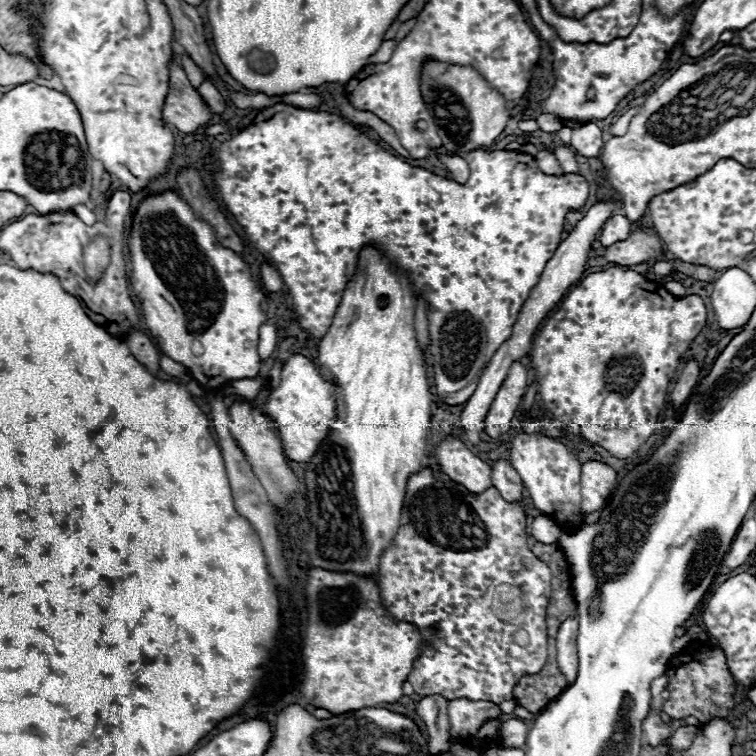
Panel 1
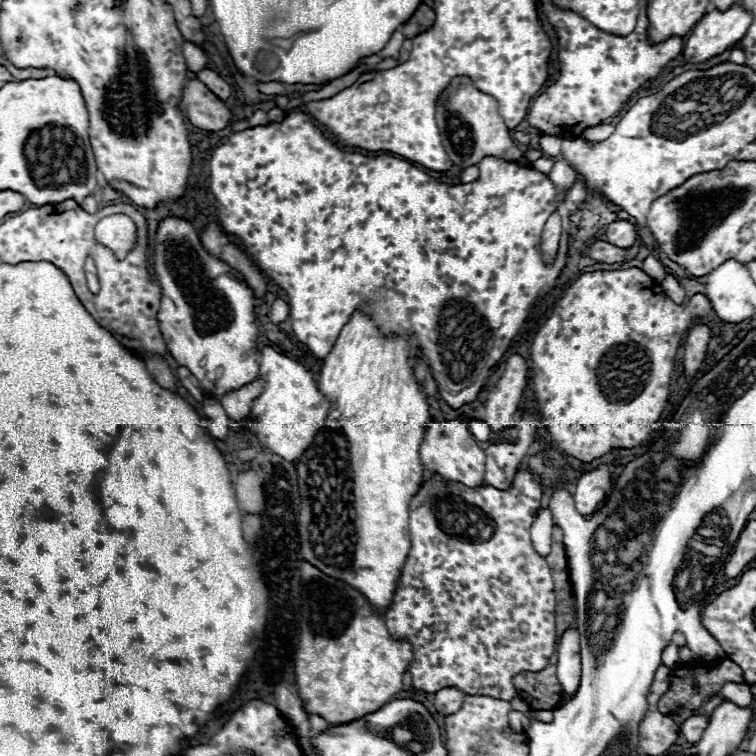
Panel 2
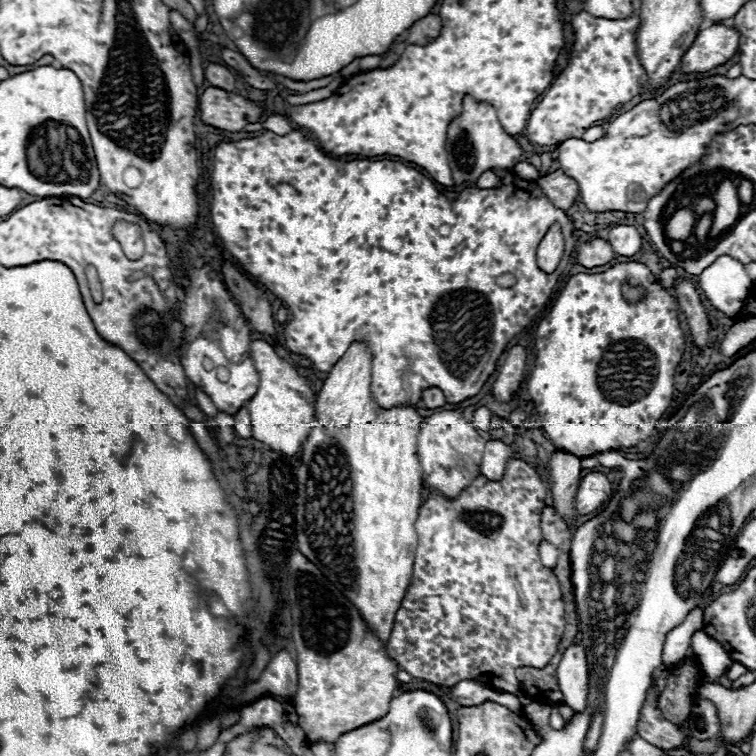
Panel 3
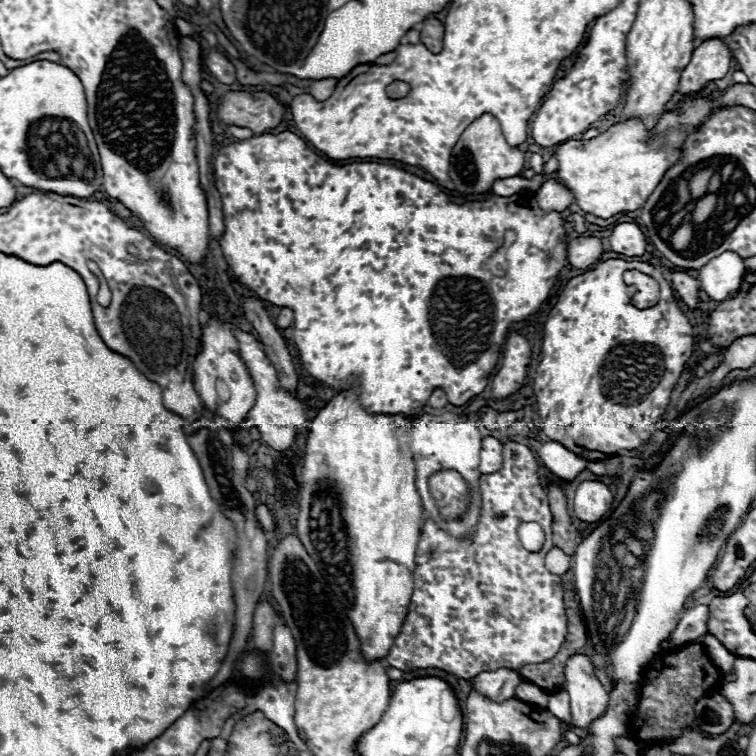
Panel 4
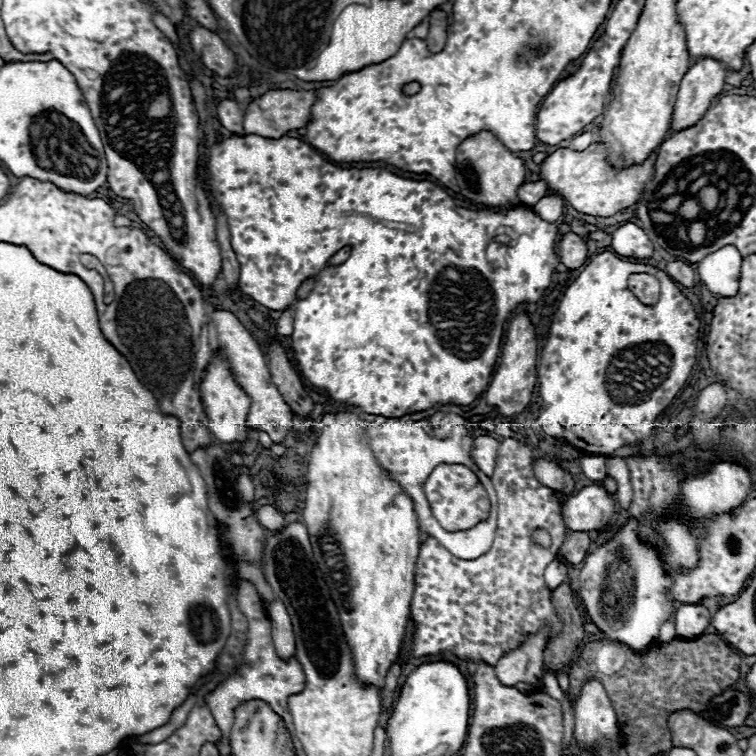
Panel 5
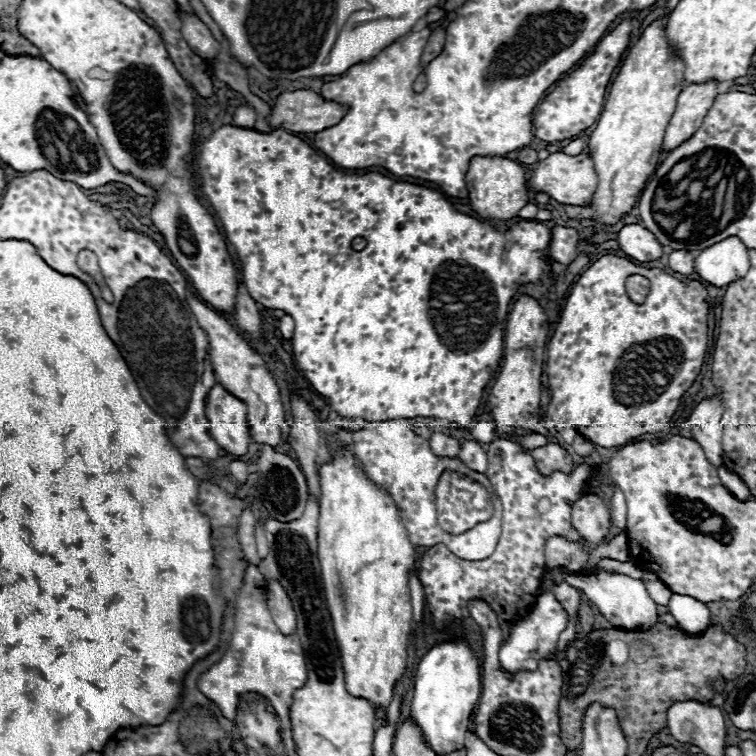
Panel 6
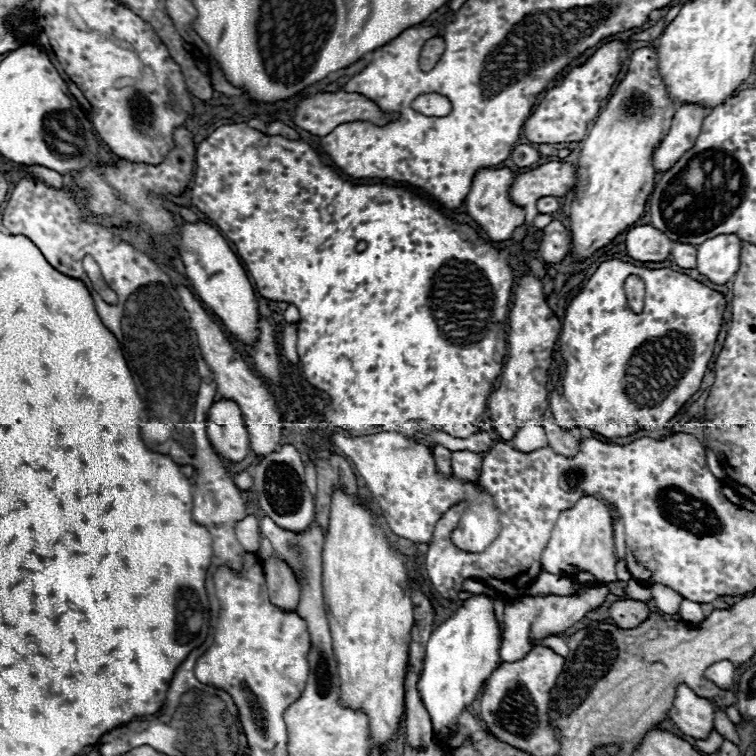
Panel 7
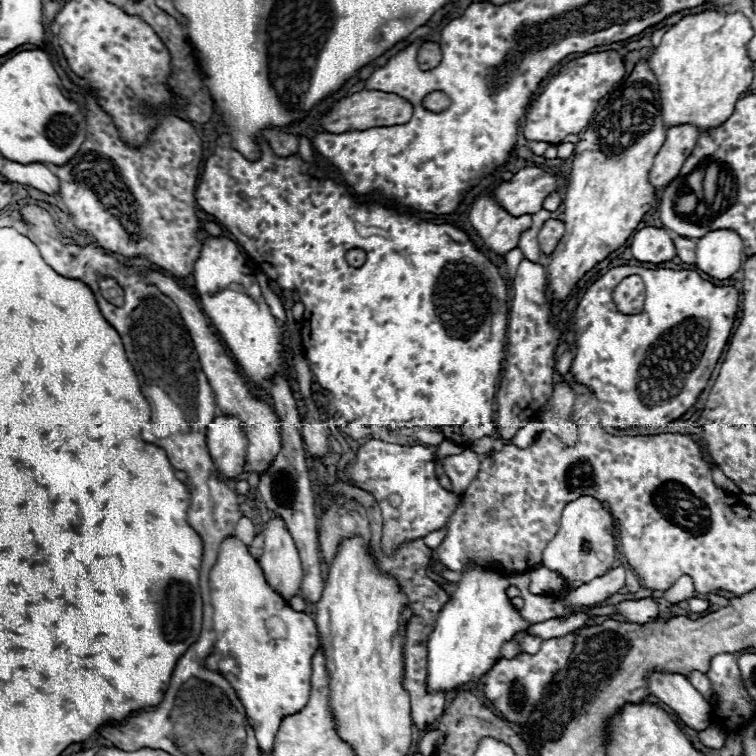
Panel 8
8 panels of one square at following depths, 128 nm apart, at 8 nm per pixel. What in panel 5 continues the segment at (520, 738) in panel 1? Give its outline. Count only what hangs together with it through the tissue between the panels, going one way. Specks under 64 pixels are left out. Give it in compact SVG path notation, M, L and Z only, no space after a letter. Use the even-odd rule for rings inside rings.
M542 626L534 636L528 636L516 650L508 652L496 664L496 676L502 684L514 686L516 682L526 682L540 686L544 668L544 650L548 642L550 628Z

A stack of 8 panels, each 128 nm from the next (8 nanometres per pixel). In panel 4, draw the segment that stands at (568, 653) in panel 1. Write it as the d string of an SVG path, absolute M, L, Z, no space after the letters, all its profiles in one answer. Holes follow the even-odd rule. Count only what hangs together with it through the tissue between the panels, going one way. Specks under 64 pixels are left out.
M572 656L566 664L566 686L564 690L570 694L570 716L572 724L578 728L586 728L606 712L608 692L598 682L594 674L594 666L588 656Z

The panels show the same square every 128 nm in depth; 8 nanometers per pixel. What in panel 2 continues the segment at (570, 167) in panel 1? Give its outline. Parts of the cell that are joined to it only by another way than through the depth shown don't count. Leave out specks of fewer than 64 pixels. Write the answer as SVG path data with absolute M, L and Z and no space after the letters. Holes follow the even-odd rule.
M556 162L554 168L552 168L552 172L548 174L548 178L552 180L552 184L554 184L558 190L566 192L566 190L572 188L574 180L578 178L578 174L576 174L566 162Z

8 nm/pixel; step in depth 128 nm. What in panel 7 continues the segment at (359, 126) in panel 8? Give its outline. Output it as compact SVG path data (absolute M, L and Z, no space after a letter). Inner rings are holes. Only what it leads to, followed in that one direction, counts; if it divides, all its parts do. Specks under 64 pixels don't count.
M336 92L336 94L312 94L308 98L304 98L296 112L294 112L294 122L298 128L304 128L316 136L326 136L330 134L336 126L346 124L346 122L356 122L356 120L368 120L372 124L384 126L390 120L394 120L398 114L386 114L380 110L380 106L376 102L372 102L370 98L362 96L362 94L348 94L348 92Z

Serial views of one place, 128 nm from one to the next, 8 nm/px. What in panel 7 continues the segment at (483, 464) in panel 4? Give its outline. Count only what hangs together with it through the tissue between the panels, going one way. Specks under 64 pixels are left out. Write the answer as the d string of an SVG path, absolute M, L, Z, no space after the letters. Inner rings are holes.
M460 450L452 454L452 474L458 480L476 482L482 468L482 454L474 454L468 450Z

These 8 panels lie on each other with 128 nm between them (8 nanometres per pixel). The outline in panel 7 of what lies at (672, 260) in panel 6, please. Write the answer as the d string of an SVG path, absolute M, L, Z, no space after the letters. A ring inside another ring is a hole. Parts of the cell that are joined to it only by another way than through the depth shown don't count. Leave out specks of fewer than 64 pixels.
M674 244L672 258L682 268L696 268L696 246L692 246L692 244Z

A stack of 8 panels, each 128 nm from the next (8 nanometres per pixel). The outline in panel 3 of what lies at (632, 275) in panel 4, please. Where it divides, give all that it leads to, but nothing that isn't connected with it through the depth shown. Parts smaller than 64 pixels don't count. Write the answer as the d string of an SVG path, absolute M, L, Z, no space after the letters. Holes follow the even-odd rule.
M622 286L622 294L626 296L626 300L630 300L630 302L638 302L638 300L642 300L644 296L646 296L646 290L644 288L640 288L640 286Z

